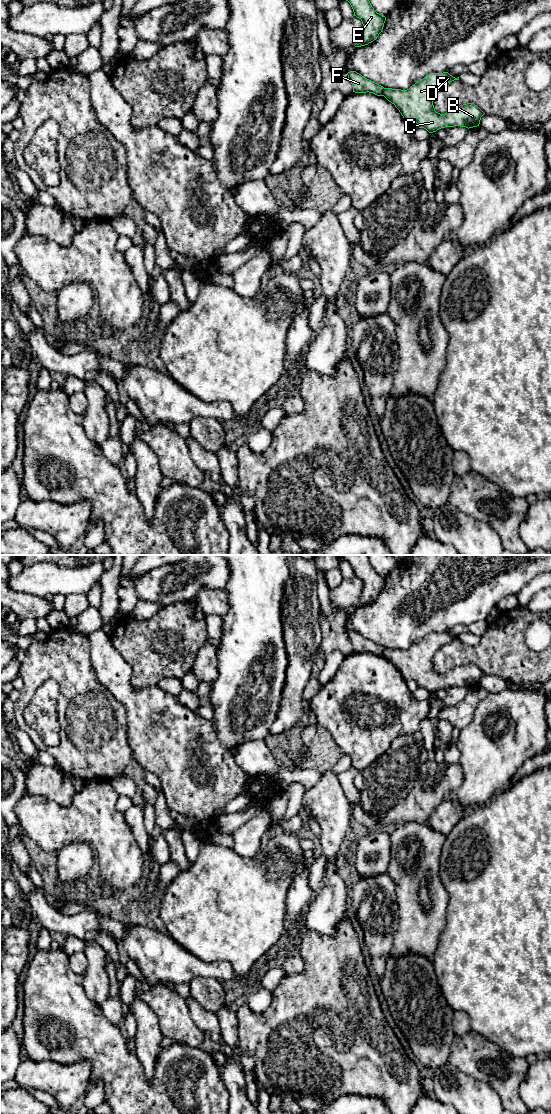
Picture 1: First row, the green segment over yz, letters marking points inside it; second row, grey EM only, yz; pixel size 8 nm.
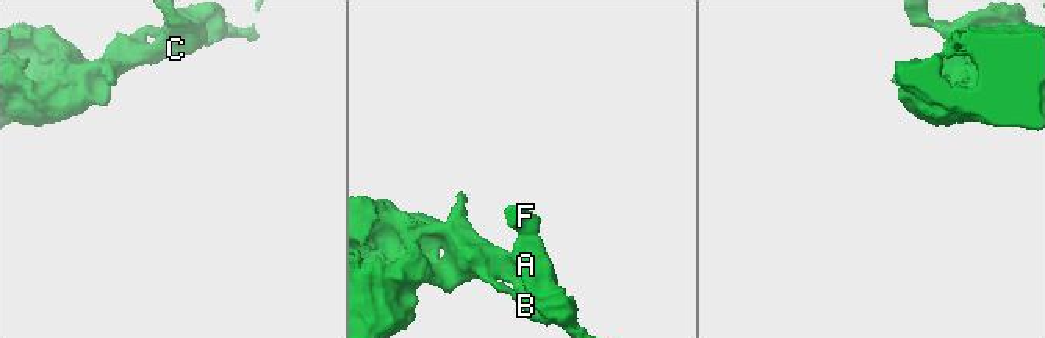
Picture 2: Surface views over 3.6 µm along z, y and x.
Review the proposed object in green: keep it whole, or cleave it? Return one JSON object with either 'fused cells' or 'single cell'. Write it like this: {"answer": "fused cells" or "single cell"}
{"answer": "fused cells"}

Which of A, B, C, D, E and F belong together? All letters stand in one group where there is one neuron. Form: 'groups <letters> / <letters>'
groups A B C D / E F

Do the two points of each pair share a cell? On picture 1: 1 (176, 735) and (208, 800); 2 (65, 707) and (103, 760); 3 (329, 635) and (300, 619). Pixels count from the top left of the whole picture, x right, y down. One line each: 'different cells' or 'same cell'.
1: same cell
2: same cell
3: different cells

